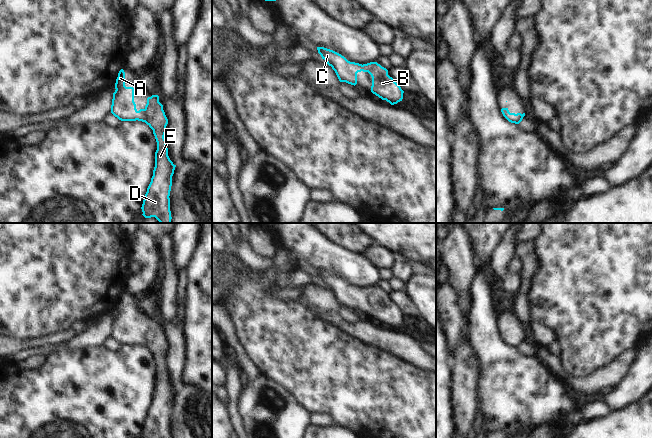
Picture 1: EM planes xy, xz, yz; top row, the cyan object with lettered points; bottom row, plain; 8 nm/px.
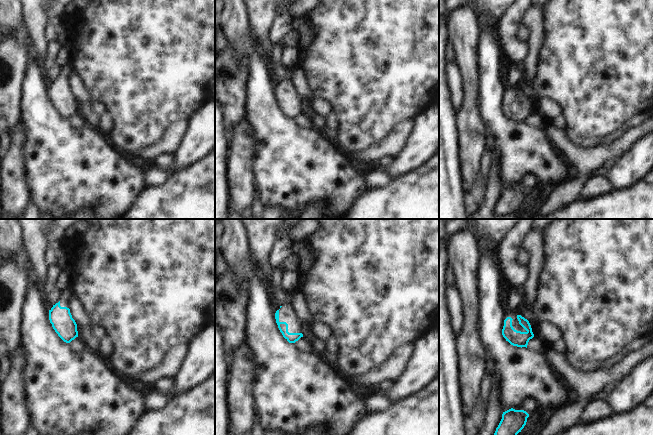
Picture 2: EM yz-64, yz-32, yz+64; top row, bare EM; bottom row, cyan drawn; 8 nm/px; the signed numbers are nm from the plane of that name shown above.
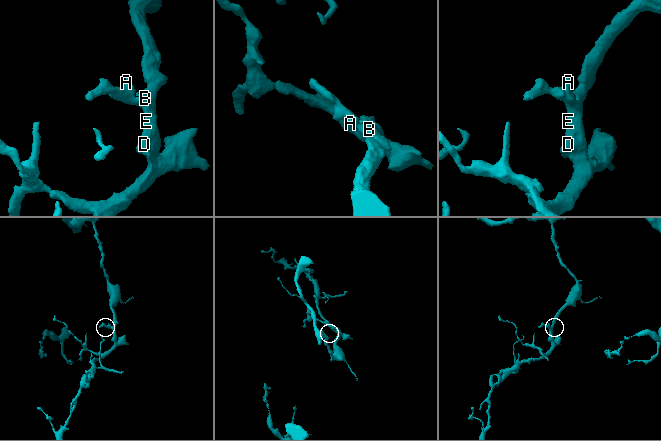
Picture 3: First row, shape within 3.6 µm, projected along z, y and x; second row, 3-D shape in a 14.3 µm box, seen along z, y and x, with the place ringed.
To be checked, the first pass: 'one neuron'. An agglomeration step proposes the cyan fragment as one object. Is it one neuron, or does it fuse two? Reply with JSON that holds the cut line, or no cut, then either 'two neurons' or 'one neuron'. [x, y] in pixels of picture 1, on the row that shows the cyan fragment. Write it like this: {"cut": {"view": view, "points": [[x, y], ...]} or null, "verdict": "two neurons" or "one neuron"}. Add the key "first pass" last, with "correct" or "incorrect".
{"cut": null, "verdict": "one neuron", "first pass": "correct"}

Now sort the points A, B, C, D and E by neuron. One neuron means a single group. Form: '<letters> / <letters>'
A B C D E

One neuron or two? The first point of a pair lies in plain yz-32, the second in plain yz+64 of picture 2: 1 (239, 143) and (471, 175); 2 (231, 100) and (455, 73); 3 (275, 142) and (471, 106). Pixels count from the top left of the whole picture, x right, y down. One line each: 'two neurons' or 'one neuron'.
1: one neuron
2: one neuron
3: two neurons

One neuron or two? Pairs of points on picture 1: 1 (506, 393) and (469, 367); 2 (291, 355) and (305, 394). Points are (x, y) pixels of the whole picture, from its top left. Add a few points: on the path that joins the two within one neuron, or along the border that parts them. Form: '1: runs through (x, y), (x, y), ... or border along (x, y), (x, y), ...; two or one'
1: border along (475, 351), (479, 366), (478, 398); two
2: runs through (301, 365), (305, 369), (305, 384); one

